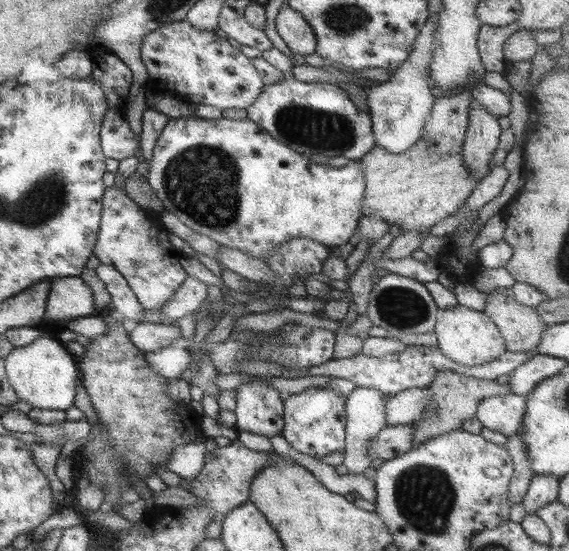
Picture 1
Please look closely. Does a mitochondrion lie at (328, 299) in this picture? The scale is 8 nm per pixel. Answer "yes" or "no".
no

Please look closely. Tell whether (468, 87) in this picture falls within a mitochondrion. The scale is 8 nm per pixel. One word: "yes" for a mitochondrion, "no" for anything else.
no

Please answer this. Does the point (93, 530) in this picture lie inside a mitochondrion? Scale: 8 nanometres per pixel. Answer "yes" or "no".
no

